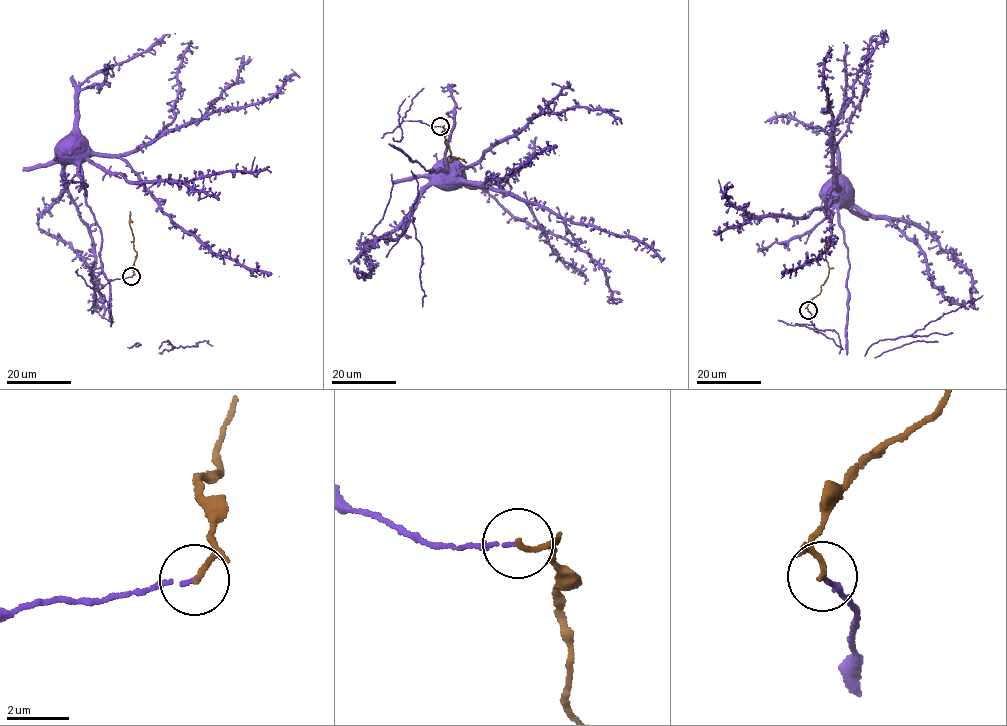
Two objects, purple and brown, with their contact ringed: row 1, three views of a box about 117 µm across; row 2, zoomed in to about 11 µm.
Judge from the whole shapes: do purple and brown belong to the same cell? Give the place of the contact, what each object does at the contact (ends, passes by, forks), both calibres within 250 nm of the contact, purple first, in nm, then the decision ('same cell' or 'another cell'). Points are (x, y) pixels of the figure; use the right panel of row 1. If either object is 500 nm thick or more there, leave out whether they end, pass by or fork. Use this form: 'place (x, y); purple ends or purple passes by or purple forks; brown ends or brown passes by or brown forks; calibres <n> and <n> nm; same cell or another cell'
place (808, 310); purple ends; brown ends; calibres 110 and 170 nm; another cell

